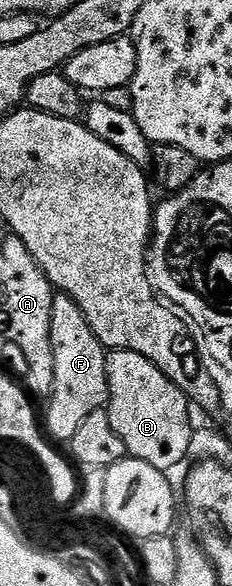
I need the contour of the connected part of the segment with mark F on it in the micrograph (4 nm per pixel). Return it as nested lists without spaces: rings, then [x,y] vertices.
[[[55,293],[52,300],[52,360],[56,364],[54,383],[48,395],[50,403],[46,406],[46,418],[44,414],[44,430],[55,443],[68,444],[76,436],[80,424],[92,416],[92,412],[103,409],[109,400],[108,375],[105,372],[106,347],[96,340],[96,332],[88,328],[88,320],[84,320],[84,312],[80,312],[80,304],[72,300],[67,294]]]

